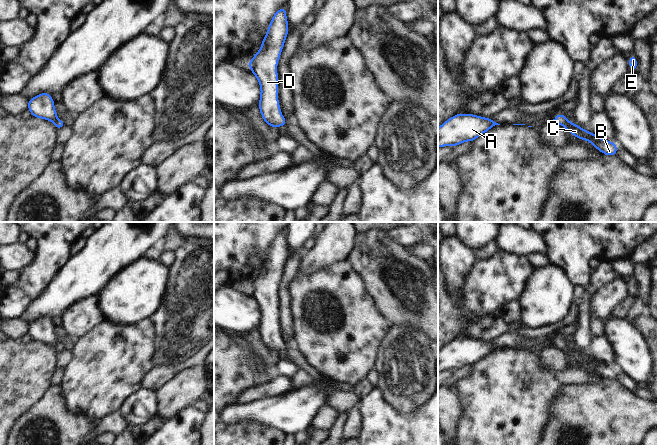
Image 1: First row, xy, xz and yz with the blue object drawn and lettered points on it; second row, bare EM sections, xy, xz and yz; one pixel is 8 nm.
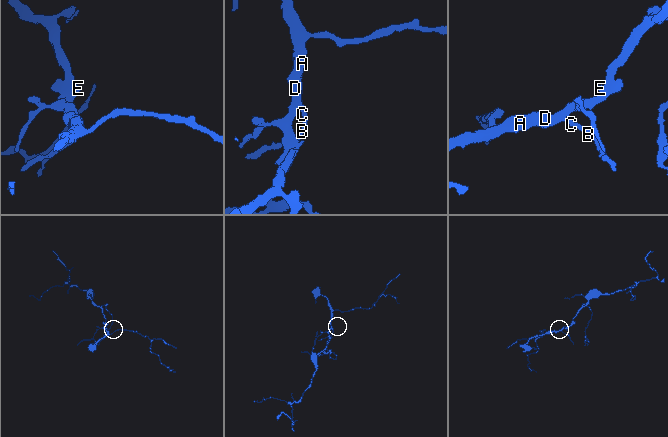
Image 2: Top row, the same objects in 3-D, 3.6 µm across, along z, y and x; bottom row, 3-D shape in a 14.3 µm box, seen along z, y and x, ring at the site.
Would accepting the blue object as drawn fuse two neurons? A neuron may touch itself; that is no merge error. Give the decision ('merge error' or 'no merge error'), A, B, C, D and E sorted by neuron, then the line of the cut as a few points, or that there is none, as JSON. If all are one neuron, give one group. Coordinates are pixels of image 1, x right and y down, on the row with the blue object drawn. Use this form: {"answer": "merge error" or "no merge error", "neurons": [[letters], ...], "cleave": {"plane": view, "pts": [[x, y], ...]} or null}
{"answer": "no merge error", "neurons": [["A", "B", "C", "D", "E"]], "cleave": null}

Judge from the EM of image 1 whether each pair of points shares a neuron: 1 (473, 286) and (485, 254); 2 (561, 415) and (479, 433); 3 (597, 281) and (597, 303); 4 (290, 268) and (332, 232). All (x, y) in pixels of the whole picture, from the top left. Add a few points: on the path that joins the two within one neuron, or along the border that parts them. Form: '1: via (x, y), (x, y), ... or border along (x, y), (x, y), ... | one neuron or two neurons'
1: border along (495, 252), (487, 259), (477, 260) | two neurons
2: border along (558, 396), (550, 409), (550, 416), (542, 434) | two neurons
3: border along (616, 276), (597, 291) | two neurons
4: border along (302, 255), (297, 271) | two neurons

